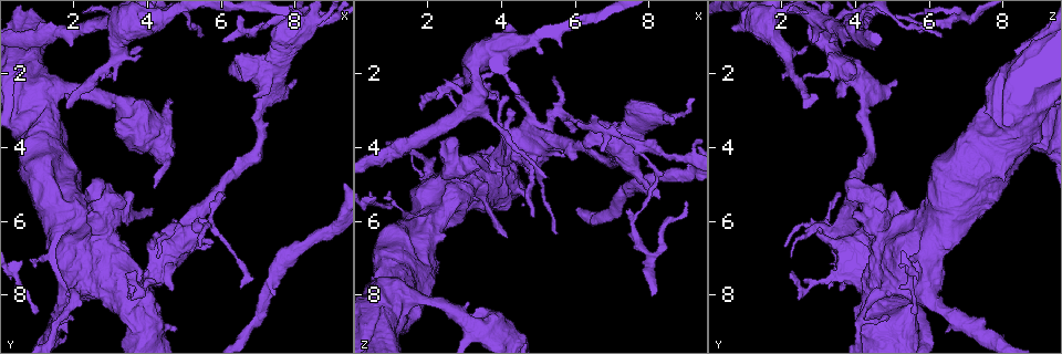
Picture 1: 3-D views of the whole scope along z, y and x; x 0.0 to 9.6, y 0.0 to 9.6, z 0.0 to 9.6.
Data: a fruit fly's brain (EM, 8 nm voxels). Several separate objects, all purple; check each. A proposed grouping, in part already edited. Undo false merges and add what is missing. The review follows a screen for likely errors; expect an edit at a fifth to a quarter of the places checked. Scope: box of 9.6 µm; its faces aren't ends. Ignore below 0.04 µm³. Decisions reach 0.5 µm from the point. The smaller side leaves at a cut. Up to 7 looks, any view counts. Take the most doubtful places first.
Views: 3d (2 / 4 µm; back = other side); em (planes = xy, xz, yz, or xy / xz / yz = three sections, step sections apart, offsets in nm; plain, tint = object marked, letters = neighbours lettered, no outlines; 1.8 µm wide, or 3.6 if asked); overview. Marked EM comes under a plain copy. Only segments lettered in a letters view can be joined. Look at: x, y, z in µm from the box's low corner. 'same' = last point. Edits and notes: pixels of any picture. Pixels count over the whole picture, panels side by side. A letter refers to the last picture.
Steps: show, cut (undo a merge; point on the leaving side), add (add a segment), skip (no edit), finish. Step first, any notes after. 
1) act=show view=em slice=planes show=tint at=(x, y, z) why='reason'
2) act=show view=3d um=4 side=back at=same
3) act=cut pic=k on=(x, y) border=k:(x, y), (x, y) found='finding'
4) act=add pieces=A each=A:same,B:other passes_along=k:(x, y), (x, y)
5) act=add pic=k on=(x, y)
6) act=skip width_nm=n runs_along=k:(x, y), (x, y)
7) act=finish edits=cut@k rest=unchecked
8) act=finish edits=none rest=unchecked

act=show view=em slice=planes show=letters at=(3.80, 1.55, 1.90) why='free end'

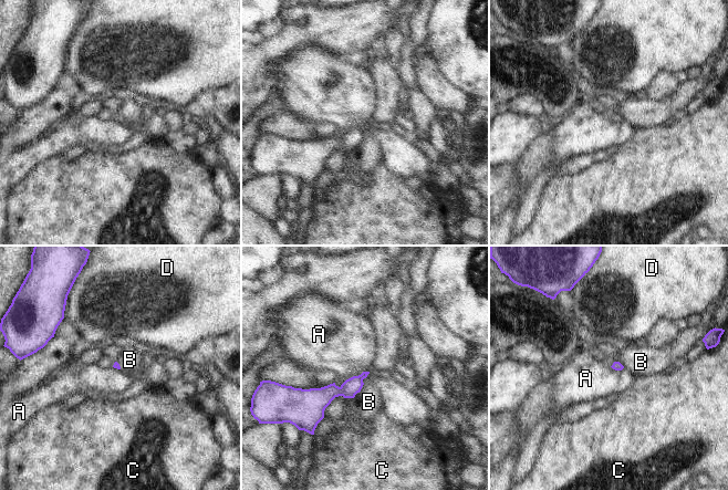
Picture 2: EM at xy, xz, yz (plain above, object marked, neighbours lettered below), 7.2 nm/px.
act=skip longest_contact=B:130nm each=A:other,B:other,C:other,D:other found='none of them fits'

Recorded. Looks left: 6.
act=show view=3d um=4 at=(7.95, 2.15, 5.15) why='free end'

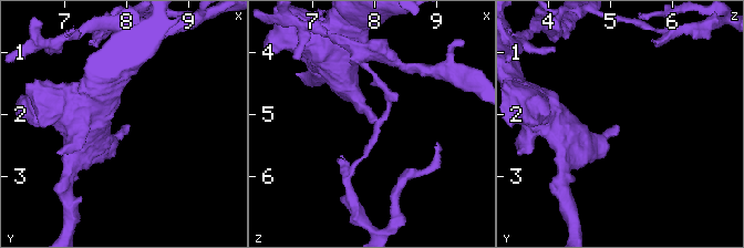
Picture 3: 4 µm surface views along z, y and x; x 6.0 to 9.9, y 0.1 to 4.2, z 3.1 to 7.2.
act=show view=em slice=planes show=tint at=(8.00, 2.15, 5.10)

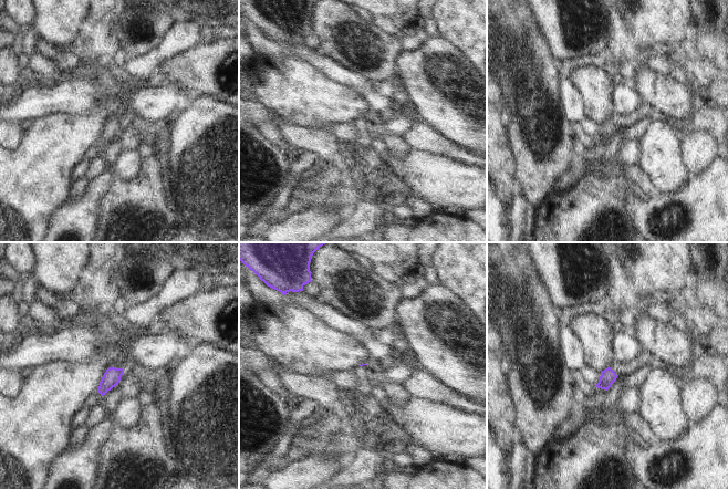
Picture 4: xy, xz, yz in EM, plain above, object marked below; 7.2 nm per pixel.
act=show view=em slice=planes show=letters at=same why='see the neighbours'

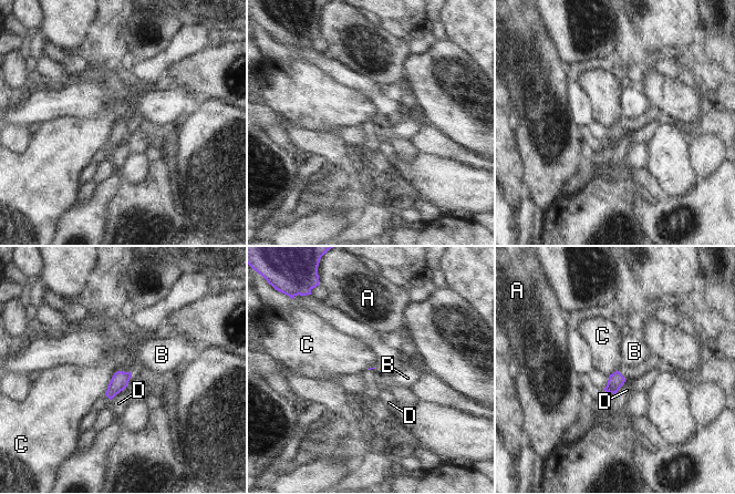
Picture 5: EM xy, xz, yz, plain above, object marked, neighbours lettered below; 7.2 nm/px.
act=skip longest_contact=C:190nm each=A:other,B:other,C:other,D:other border=5:(115, 371), (104, 394) found='no lettered segment goes on from it'

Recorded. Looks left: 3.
act=show view=3d um=4 at=(3.80, 8.15, 4.60) why='calibre changes'

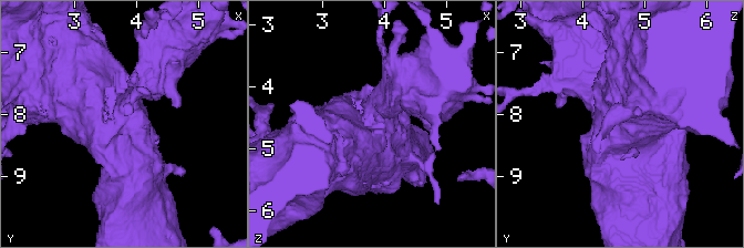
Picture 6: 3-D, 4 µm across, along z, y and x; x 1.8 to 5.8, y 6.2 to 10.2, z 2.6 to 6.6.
act=show view=em um=3.6 slice=planes show=letters at=(3.80, 8.15, 4.60) why='shape alone is not enough'

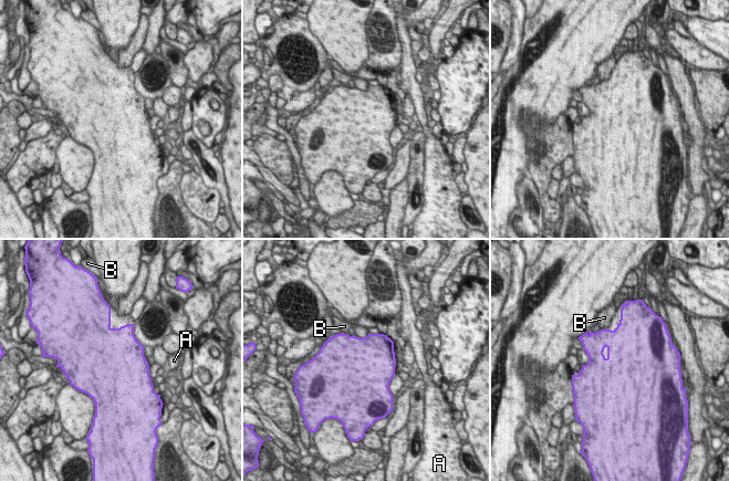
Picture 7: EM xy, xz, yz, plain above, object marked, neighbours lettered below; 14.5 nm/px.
act=skip each=A:other,B:other border=7:(343, 333), (347, 334) found='continuous, no second neuron'

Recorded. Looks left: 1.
act=finish edits=none rest=unchecked

